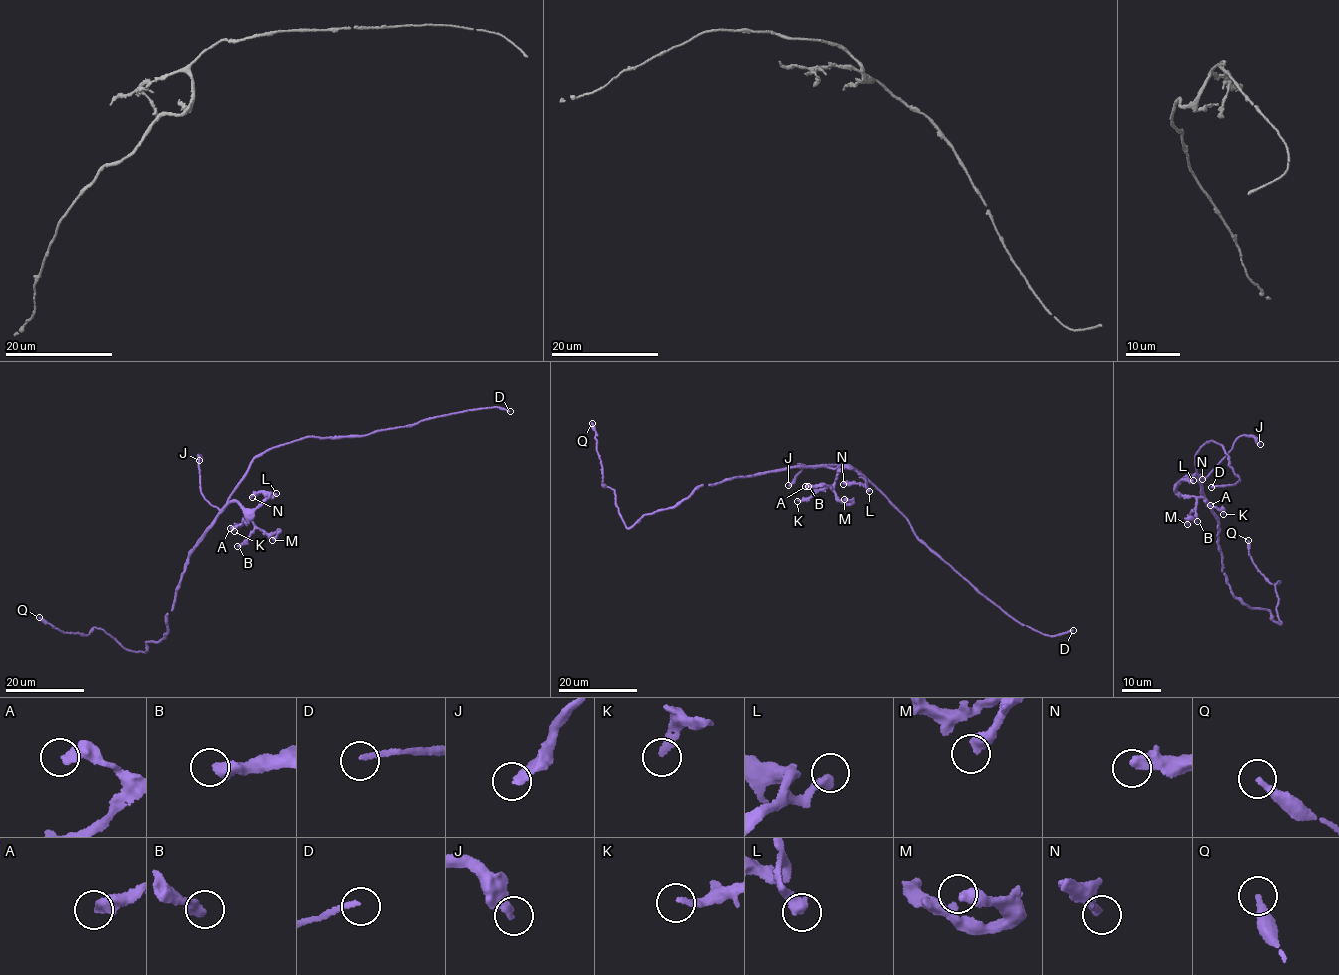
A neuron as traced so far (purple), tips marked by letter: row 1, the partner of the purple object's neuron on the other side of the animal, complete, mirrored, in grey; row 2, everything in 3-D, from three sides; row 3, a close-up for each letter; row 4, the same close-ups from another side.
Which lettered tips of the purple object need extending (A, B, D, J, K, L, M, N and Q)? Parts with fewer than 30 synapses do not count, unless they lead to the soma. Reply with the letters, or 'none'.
D

